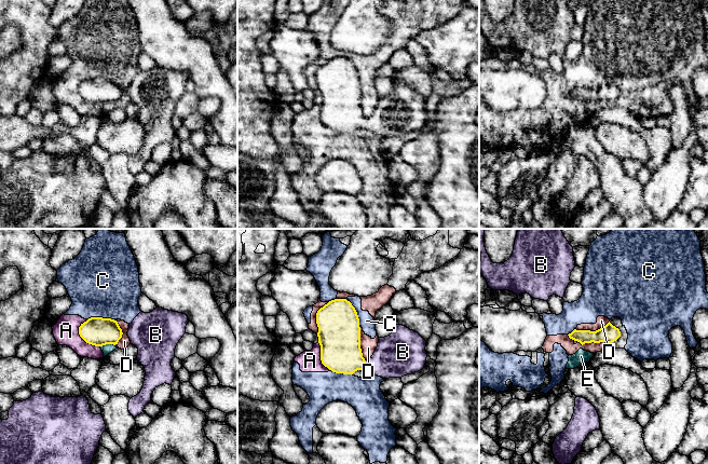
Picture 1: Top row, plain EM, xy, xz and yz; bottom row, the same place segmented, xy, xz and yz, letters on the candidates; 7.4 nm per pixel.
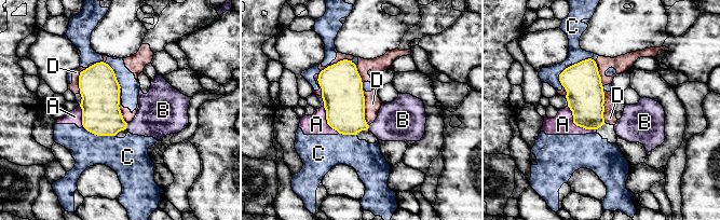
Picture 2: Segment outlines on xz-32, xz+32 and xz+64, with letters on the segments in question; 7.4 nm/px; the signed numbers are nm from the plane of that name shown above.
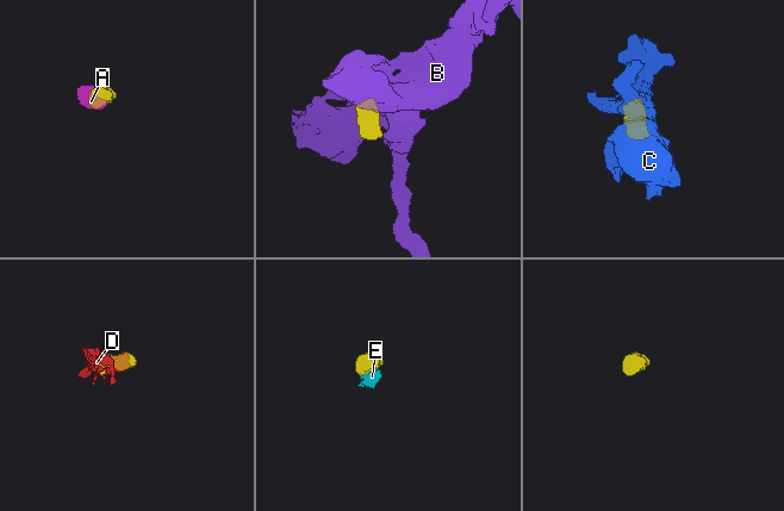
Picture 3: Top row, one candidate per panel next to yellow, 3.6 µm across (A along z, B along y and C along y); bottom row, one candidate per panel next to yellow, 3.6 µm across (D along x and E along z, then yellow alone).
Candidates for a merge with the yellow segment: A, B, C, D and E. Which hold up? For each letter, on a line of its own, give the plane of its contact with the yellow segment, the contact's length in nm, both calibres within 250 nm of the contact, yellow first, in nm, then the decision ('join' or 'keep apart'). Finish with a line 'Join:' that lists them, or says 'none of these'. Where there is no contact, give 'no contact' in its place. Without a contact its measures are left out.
A: meets yellow in xy; contact 240 nm long; 220 nm thick on the yellow side, 190 nm on the other; keep apart
B: meets yellow in xz; contact 70 nm long; 300 nm thick on the yellow side, 320 nm on the other; join
C: meets yellow in xz; contact 220 nm long; 320 nm thick on the yellow side, 110 nm on the other; keep apart
D: meets yellow in xz; contact 260 nm long; 320 nm thick on the yellow side, 120 nm on the other; keep apart
E: meets yellow in xy; contact 110 nm long; 220 nm thick on the yellow side, 70 nm on the other; keep apart
Join: B

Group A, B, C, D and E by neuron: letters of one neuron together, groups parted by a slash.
A C D E / B

